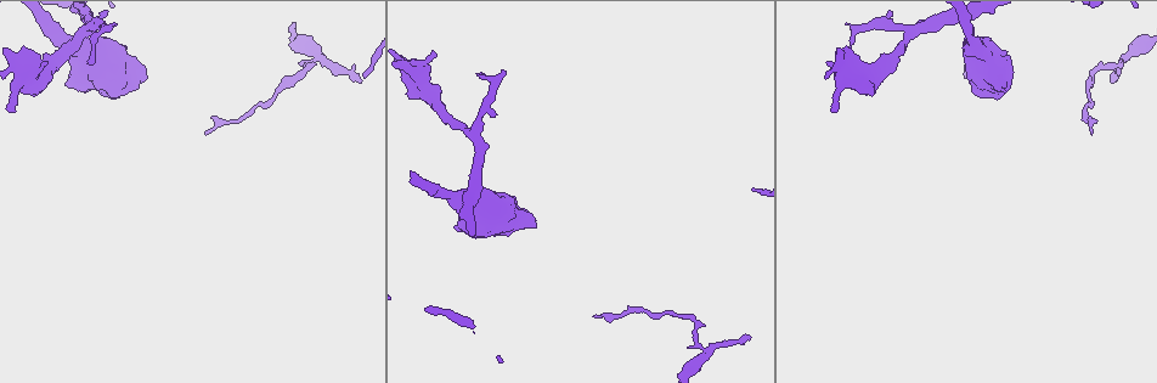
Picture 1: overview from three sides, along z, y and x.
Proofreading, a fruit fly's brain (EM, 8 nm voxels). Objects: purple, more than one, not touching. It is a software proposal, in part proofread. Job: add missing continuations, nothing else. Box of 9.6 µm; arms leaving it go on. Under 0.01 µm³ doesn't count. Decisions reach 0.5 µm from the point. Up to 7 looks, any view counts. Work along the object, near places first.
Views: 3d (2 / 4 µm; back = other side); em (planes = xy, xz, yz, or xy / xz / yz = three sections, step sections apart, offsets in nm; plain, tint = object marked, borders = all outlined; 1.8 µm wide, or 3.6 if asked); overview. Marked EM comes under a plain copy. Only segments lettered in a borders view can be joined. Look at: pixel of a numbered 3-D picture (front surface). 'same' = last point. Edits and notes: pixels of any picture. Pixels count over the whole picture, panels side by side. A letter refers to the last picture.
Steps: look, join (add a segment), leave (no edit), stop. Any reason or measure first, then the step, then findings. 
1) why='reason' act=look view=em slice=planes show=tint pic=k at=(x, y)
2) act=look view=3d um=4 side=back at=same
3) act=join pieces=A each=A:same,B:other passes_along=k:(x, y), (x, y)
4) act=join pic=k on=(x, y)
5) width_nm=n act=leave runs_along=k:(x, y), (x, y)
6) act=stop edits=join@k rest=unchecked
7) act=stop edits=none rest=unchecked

why='sharp bend' act=look view=em slice=yz step=4 show=tint pic=1 at=(471, 134)

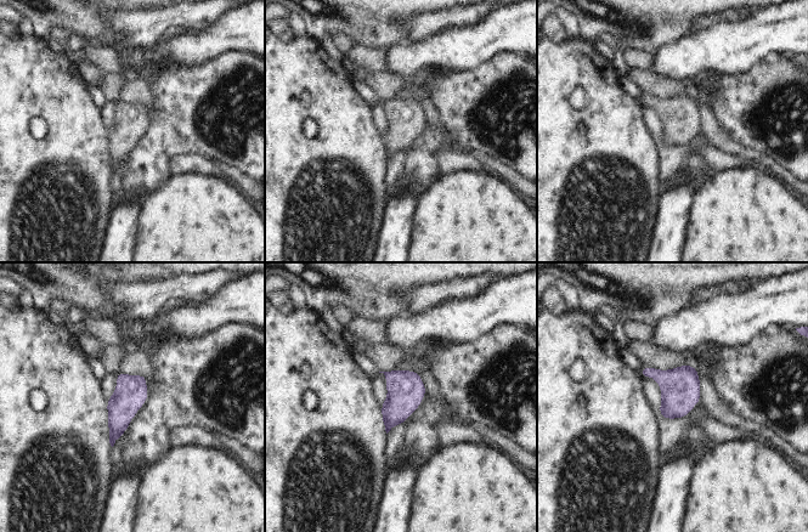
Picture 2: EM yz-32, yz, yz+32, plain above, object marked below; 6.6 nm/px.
why='cut it another way' act=look view=em slice=planes show=borders at=same

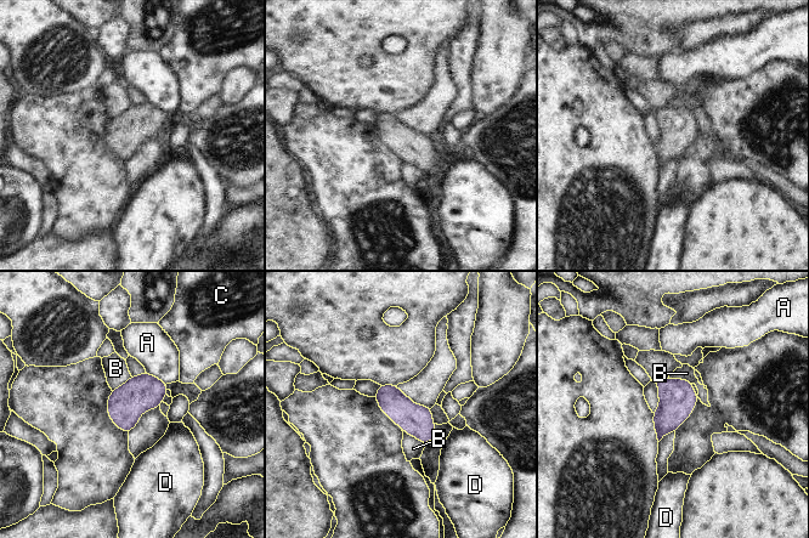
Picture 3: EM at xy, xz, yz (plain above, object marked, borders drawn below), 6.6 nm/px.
act=leave each=A:other,B:other,C:other,D:other border=3:(402, 429), (417, 437), (424, 446) found='no lettered segment goes on from it'

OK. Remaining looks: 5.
why='thin end' act=look view=em slice=yz step=4 show=tint pic=1 at=(750, 338)

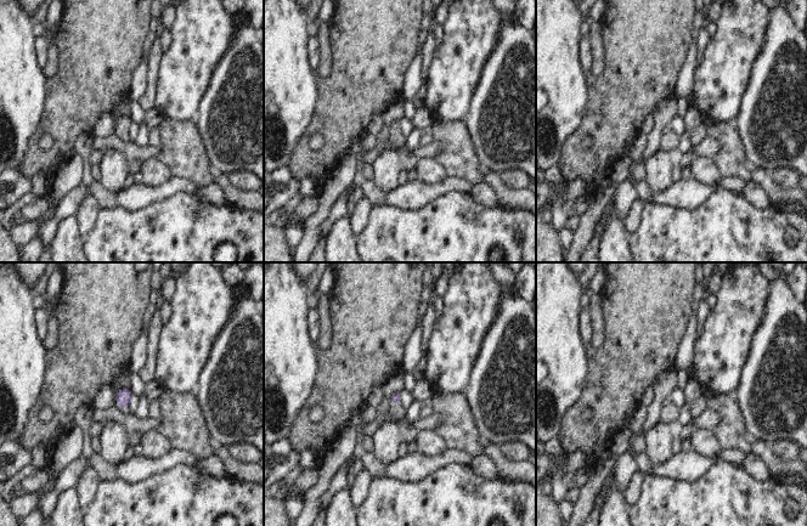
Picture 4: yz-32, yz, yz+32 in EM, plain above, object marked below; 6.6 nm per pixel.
why='another direction' act=look view=em slice=planes show=borders at=same

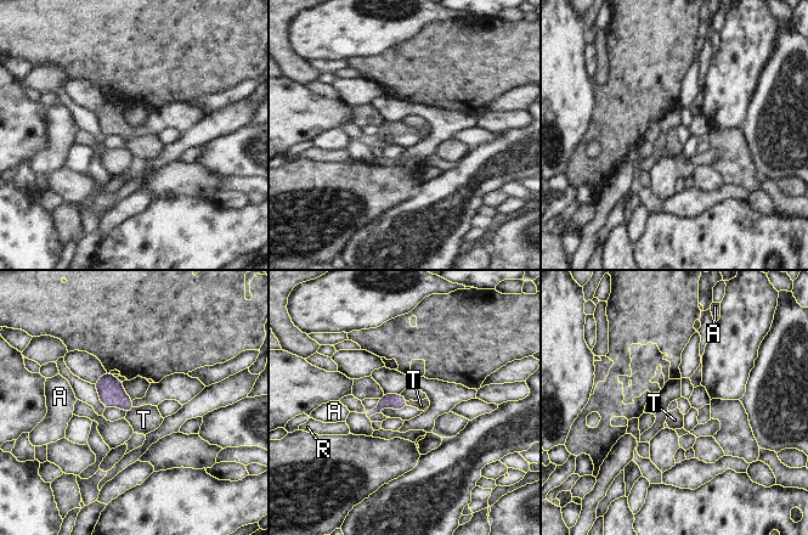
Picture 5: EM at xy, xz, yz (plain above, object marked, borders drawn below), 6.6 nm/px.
act=join pieces=T each=A:other,R:other,T:same passes_along=5:(111, 390), (130, 411), (143, 420) found='it goes on there'

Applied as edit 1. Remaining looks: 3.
why='redraw' act=look view=overview

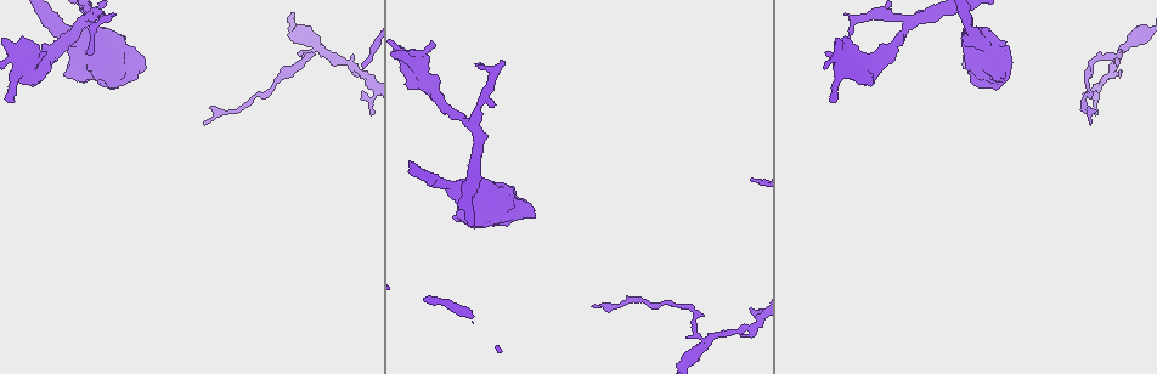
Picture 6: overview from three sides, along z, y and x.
why='end of a long branch' act=look view=3d um=4 pic=6 at=(593, 305)

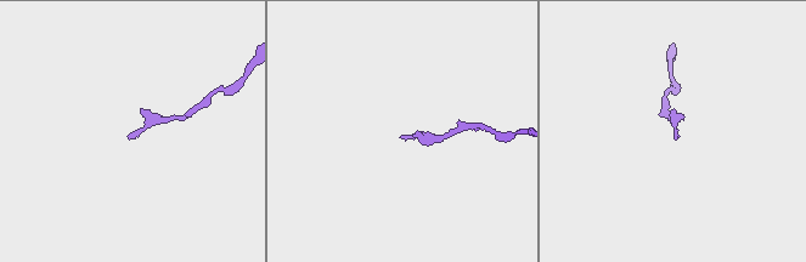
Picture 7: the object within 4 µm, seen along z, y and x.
act=look view=em slice=planes show=borders pic=7 at=(673, 138)

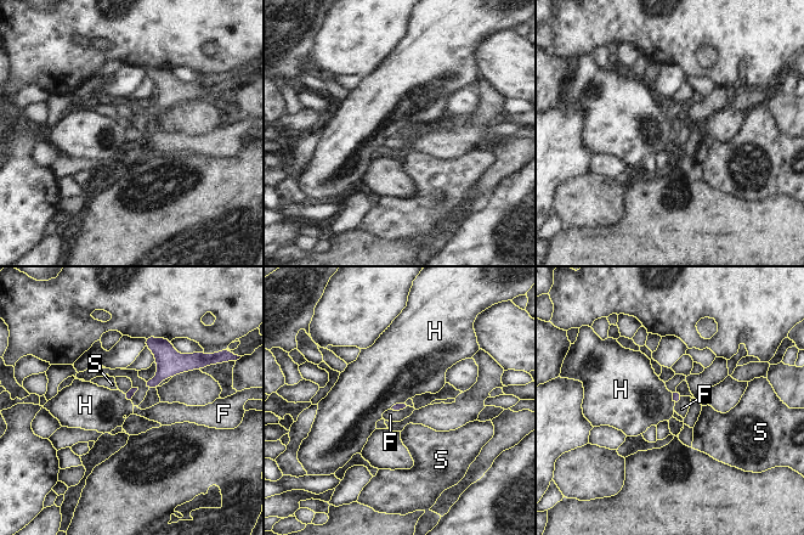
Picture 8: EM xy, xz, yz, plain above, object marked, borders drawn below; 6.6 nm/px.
act=leave each=F:other,H:other,S:other border=8:(122, 393), (123, 398), (131, 403) found='no lettered segment goes on from it'

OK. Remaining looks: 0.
act=stop edits=join@5 rest=unchecked

